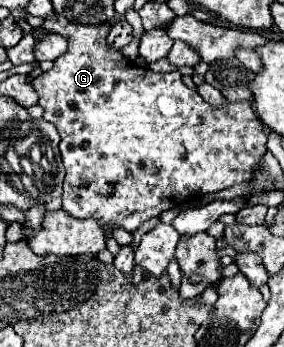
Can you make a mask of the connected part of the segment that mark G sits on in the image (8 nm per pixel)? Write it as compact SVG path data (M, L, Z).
M49 16L43 24L43 30L61 30L63 36L69 38L69 48L67 52L55 60L55 66L51 68L51 72L43 72L41 76L37 76L33 80L33 88L39 94L39 106L43 106L43 118L51 124L55 124L61 142L59 142L59 150L61 150L61 158L65 164L65 182L63 182L63 210L73 216L73 218L93 218L97 222L101 222L105 228L113 228L113 226L121 226L127 232L135 232L143 222L159 216L161 212L169 210L169 208L183 208L185 204L191 204L195 200L199 200L205 194L211 192L219 192L225 190L233 184L239 182L247 182L253 178L253 174L257 172L257 164L261 164L261 158L265 156L267 148L267 136L261 132L263 122L257 118L257 114L253 112L249 102L239 102L239 104L227 104L225 108L213 108L209 104L205 104L205 100L201 100L201 96L197 96L195 90L187 88L183 84L183 74L181 72L167 72L167 74L157 74L153 70L141 68L135 62L127 60L121 52L113 50L107 46L105 38L109 34L109 24L101 24L101 26L81 26L81 24L73 24L69 22L65 16Z

